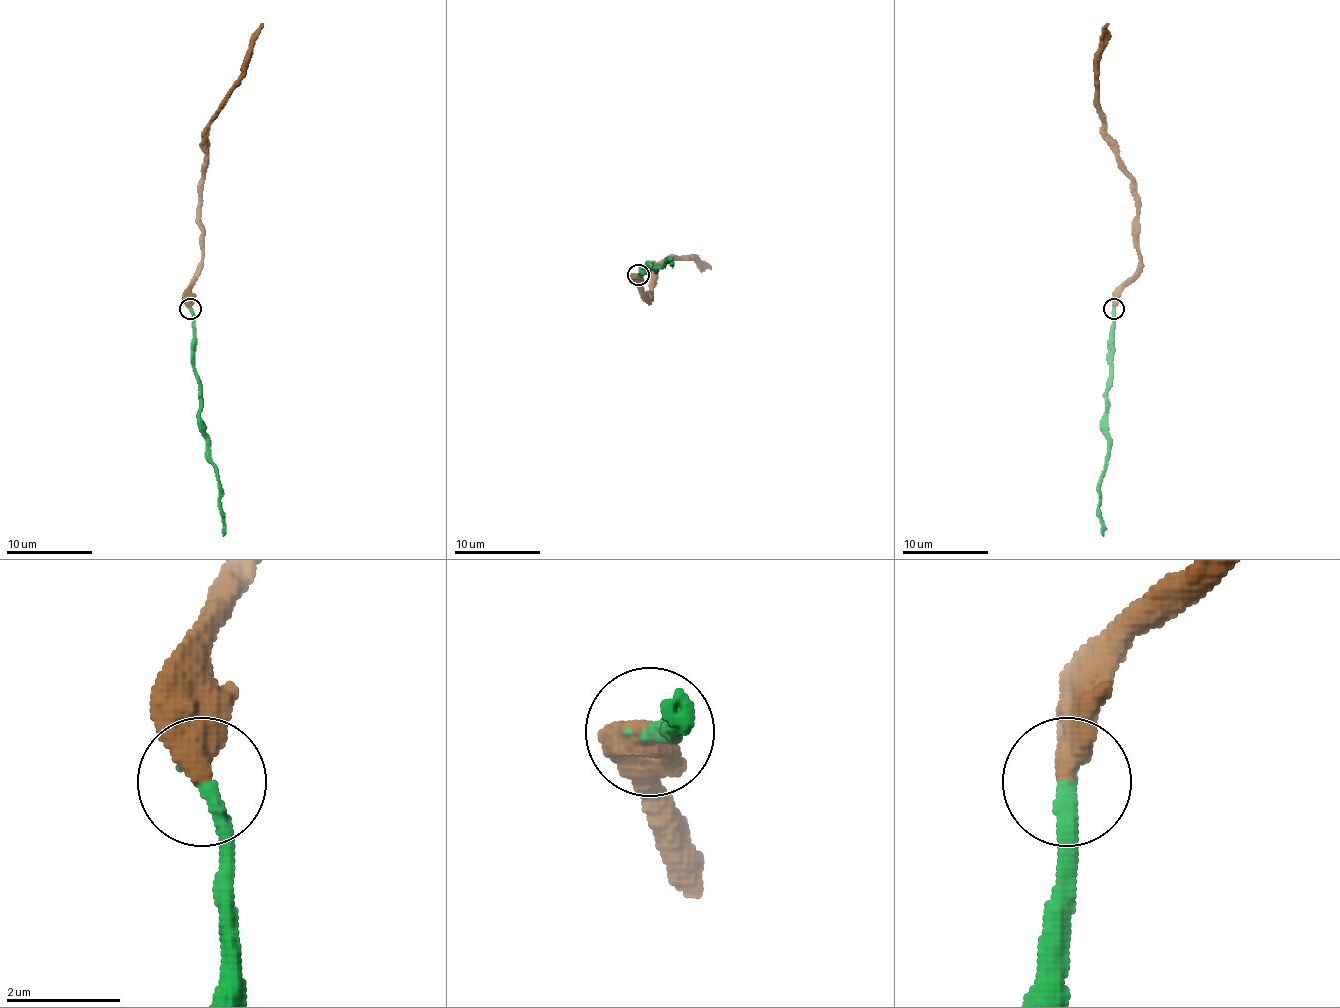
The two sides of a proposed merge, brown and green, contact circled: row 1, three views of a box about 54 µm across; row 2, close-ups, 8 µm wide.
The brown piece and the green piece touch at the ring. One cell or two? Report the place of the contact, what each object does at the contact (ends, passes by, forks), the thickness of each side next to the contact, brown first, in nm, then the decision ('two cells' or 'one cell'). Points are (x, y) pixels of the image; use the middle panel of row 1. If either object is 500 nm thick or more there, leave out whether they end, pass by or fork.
at (638, 275); 500 nm thick on the brown side, 300 nm on the other; one cell

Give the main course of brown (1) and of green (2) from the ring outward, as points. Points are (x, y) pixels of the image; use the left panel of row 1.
1: (190, 309), (190, 281), (201, 264), (205, 135), (218, 105), (242, 73), (250, 37), (263, 24)
2: (190, 309), (195, 378), (199, 384), (199, 427), (205, 440), (205, 459), (214, 467), (220, 489), (223, 536)

